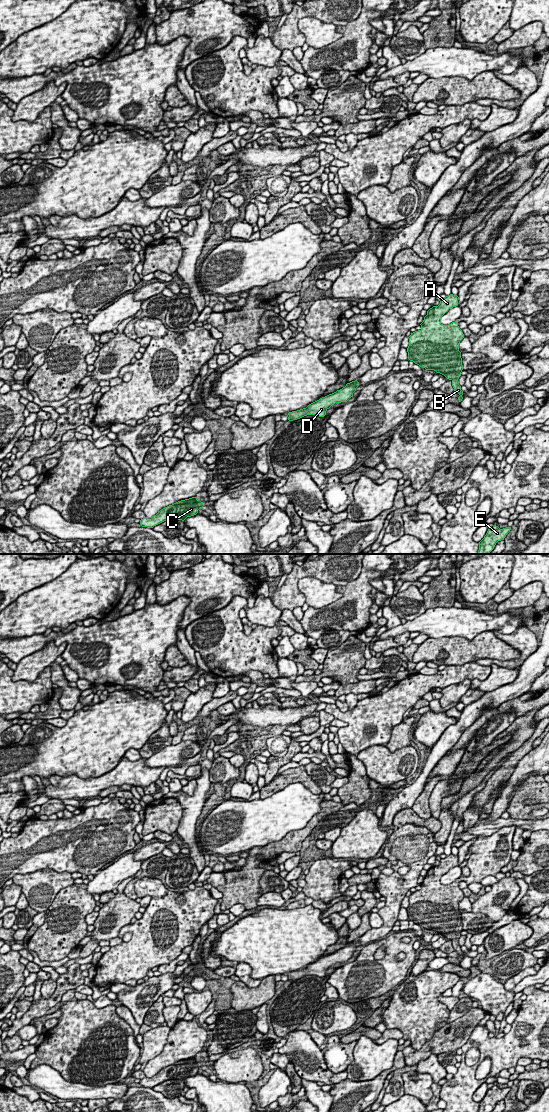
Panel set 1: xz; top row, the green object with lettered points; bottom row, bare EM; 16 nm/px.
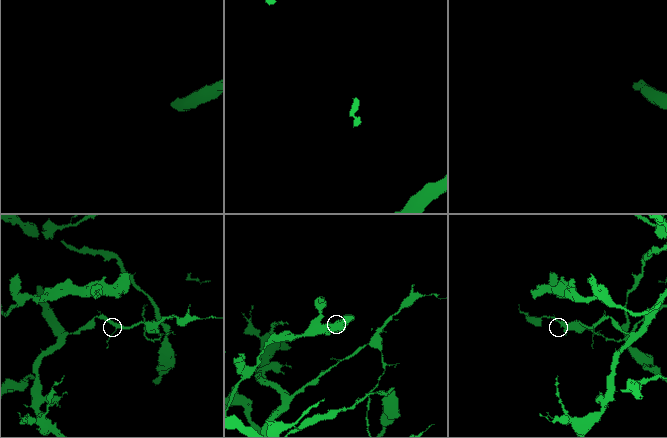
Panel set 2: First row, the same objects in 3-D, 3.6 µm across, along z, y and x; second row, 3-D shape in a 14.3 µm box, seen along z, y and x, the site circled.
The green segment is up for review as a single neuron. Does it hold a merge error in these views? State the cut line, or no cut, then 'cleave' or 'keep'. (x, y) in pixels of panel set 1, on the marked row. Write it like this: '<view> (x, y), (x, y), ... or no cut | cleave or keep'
no cut | keep

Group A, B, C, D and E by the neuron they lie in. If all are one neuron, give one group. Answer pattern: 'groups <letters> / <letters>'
groups A B C D E

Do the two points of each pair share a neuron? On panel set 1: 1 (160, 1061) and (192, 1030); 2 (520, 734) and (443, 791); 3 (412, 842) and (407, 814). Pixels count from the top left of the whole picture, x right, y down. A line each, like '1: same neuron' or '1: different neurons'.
1: same neuron
2: different neurons
3: different neurons

